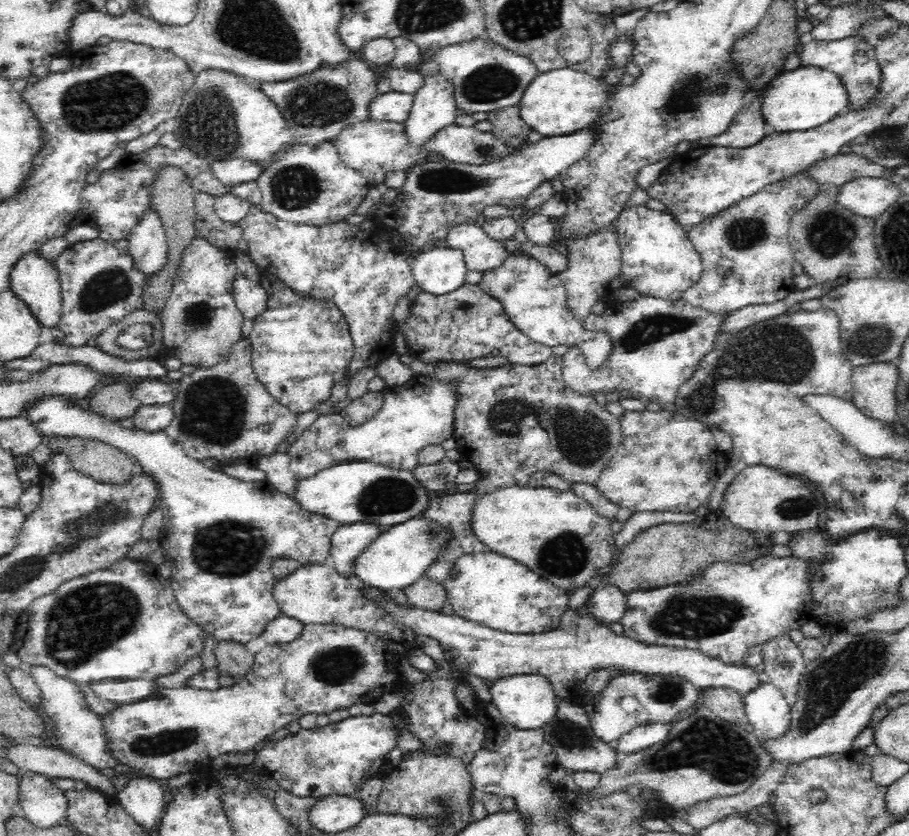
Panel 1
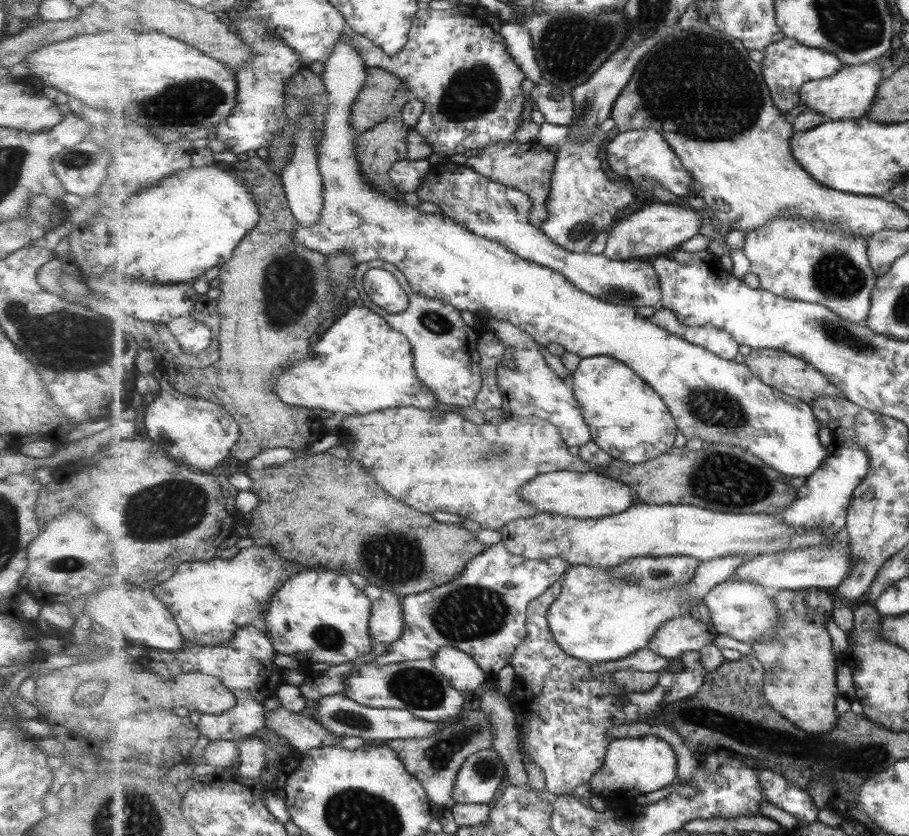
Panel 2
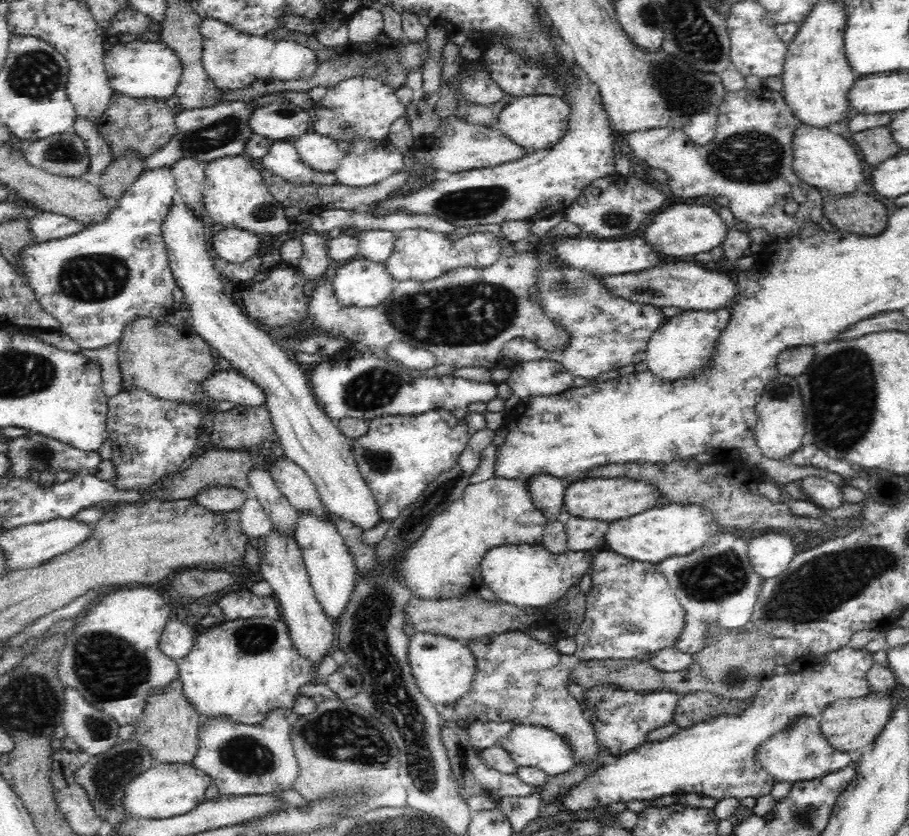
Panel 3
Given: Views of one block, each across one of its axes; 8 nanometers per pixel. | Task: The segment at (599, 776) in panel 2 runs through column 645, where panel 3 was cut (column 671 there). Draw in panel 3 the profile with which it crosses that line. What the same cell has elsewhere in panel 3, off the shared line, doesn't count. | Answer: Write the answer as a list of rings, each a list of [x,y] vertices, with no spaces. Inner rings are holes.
[[[850,646],[841,647],[840,650],[822,655],[806,653],[804,657],[794,660],[788,666],[784,674],[775,674],[769,679],[763,680],[762,686],[754,696],[752,704],[748,704],[741,714],[722,714],[716,717],[704,718],[694,726],[681,728],[676,734],[666,740],[646,741],[638,749],[609,760],[598,772],[591,777],[582,779],[568,794],[558,807],[552,810],[544,810],[544,813],[557,810],[588,811],[596,803],[622,803],[637,801],[652,801],[666,796],[666,794],[683,795],[684,793],[696,793],[714,798],[717,802],[724,798],[748,798],[760,799],[771,794],[772,787],[777,783],[775,778],[759,765],[758,750],[768,739],[776,736],[780,731],[791,727],[798,722],[800,717],[820,717],[821,712],[827,709],[832,702],[840,699],[862,698],[871,693],[871,687],[867,681],[867,672],[870,666],[870,652],[864,648],[854,649]]]

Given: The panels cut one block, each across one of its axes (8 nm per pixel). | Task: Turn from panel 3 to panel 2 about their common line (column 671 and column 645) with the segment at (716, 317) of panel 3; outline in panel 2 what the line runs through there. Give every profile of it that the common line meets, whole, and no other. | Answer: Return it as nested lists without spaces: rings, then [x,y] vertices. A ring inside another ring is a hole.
[[[343,39],[337,41],[333,55],[327,59],[325,66],[322,76],[331,103],[325,113],[325,137],[321,141],[318,154],[319,170],[323,174],[325,188],[325,207],[319,221],[295,230],[295,243],[303,243],[308,249],[326,255],[349,254],[357,265],[375,260],[390,262],[405,273],[417,294],[444,300],[462,311],[487,310],[490,317],[515,324],[545,347],[550,342],[558,342],[567,352],[573,352],[582,358],[609,356],[626,363],[662,396],[687,440],[696,438],[704,444],[723,443],[751,450],[751,454],[761,458],[768,466],[791,478],[809,478],[823,467],[829,454],[819,438],[820,422],[810,403],[784,394],[762,382],[762,378],[745,363],[737,364],[720,358],[701,346],[671,334],[650,322],[649,318],[640,316],[635,306],[611,304],[597,296],[591,296],[575,286],[565,274],[521,258],[503,243],[479,236],[447,215],[425,214],[415,205],[401,204],[377,189],[361,171],[357,159],[359,133],[352,127],[351,116],[351,106],[357,102],[357,96],[361,94],[369,78],[368,66],[359,49]]]

